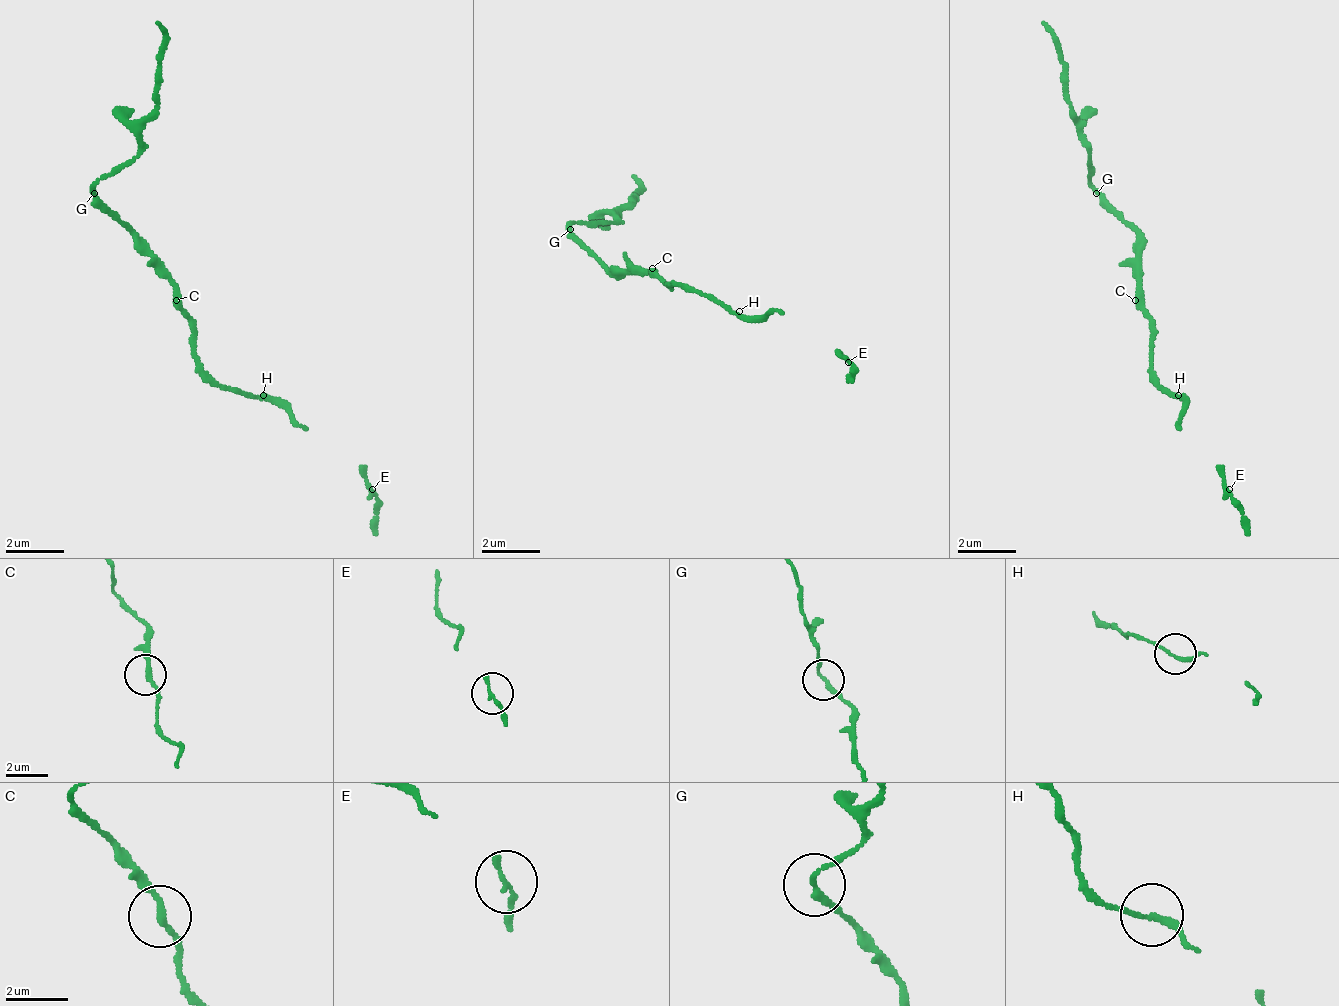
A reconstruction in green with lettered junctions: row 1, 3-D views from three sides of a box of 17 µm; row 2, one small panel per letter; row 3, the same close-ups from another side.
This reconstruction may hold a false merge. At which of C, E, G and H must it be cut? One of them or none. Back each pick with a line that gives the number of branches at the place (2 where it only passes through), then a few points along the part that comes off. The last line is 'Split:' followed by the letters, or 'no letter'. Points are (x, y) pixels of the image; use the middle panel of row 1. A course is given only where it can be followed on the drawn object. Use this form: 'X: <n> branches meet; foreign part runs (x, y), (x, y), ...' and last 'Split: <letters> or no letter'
Split: no letter

